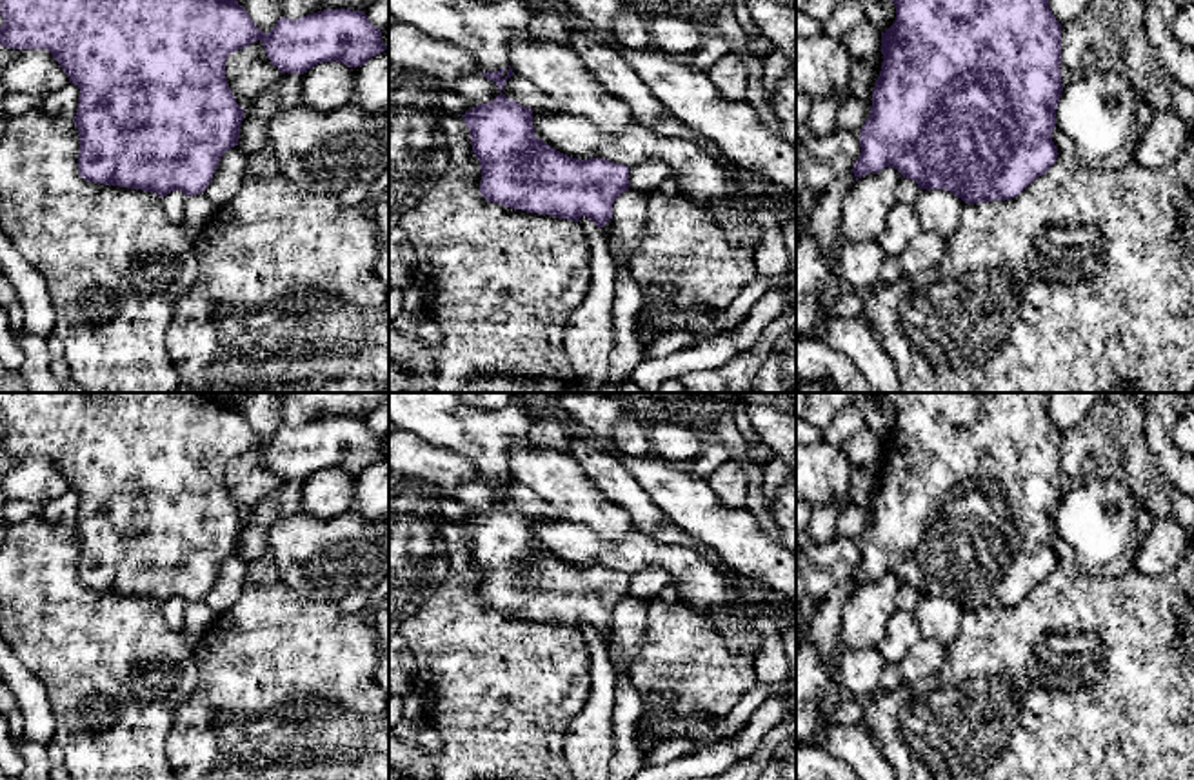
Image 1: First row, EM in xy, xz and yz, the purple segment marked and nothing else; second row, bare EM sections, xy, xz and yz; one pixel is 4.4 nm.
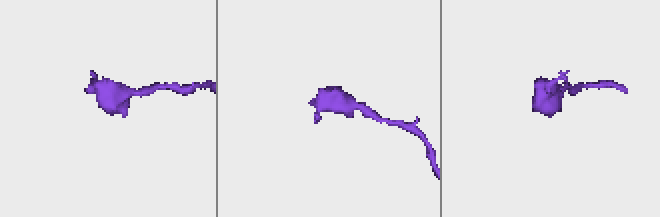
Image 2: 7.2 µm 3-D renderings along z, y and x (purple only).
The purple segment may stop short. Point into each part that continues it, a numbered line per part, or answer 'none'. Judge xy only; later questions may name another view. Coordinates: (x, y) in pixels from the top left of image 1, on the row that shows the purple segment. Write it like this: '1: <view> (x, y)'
none

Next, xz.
1: xz (484, 30)

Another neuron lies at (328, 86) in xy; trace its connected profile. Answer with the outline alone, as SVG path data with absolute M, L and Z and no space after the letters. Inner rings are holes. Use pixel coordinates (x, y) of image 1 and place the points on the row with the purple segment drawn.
M322 62L302 75L302 105L314 111L333 111L349 104L354 85L354 67L340 62Z

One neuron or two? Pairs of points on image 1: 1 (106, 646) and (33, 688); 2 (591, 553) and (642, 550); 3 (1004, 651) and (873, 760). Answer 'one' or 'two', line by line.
1: two
2: one
3: two

